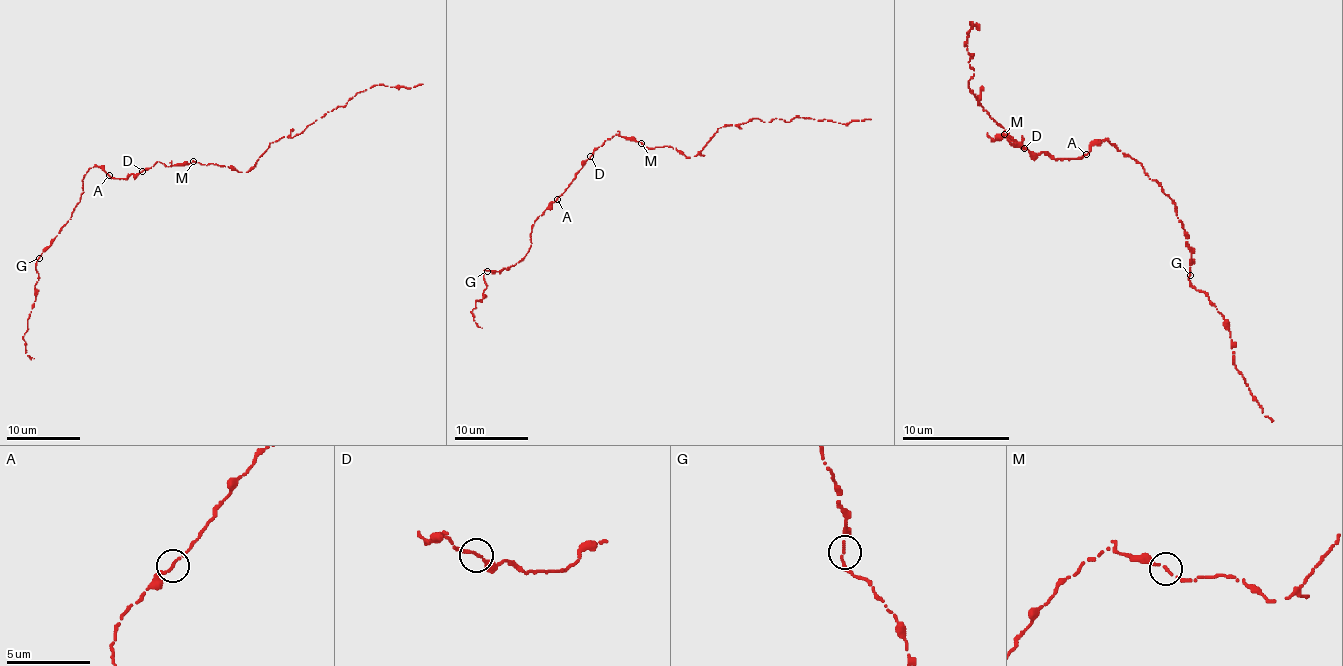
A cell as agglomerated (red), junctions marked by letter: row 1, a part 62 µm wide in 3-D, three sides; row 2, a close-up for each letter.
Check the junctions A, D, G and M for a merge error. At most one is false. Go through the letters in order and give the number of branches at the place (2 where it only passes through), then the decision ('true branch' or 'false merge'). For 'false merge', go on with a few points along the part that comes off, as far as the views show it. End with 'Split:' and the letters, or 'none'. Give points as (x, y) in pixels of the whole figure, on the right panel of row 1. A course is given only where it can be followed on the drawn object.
A: 2 branches meet; true branch
D: 2 branches meet; true branch
G: 2 branches meet; true branch
M: 2 branches meet; true branch
Split: none

